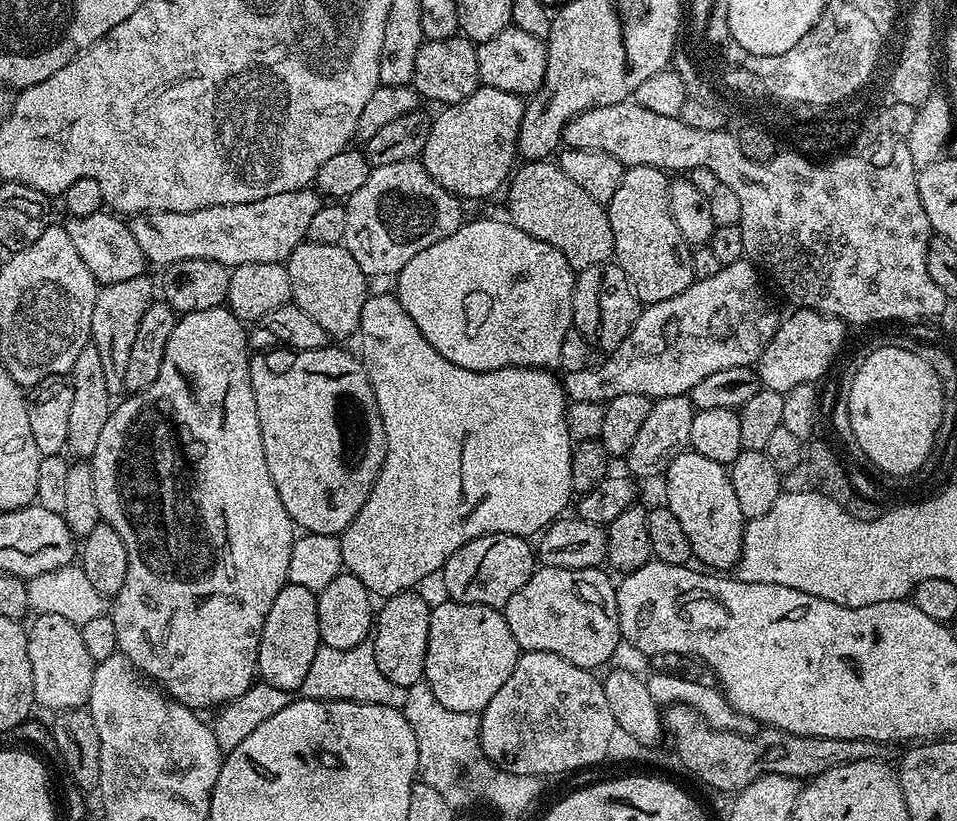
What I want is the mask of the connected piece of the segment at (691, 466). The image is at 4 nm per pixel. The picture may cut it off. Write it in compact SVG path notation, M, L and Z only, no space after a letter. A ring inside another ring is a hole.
M685 450L670 462L666 479L666 507L678 518L686 538L690 538L693 557L700 559L708 570L735 569L743 550L746 521L738 507L729 469L718 462L710 462L710 458L702 458L702 454Z

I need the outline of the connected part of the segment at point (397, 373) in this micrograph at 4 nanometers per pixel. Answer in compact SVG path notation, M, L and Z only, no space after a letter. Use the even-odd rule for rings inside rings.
M392 294L369 295L362 306L359 340L359 355L382 414L388 446L368 501L342 534L342 547L344 568L356 573L369 593L381 592L381 597L387 598L415 589L420 576L416 572L404 572L404 567L414 567L416 556L423 552L428 555L429 566L440 570L458 549L474 538L492 532L532 538L565 515L564 507L574 500L570 482L574 442L566 426L570 401L555 371L503 368L475 372L454 366L454 362L442 358L426 342L414 318L406 314L402 302ZM364 560L373 560L372 573L367 572L368 564Z

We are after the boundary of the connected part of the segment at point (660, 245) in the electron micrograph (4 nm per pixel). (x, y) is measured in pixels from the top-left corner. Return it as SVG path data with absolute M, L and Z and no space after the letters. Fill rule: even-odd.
M654 166L625 167L624 177L614 190L614 198L606 205L610 230L614 234L614 260L628 276L641 305L672 300L694 281L693 249L682 238L674 214L670 214L668 185L670 176L665 169Z

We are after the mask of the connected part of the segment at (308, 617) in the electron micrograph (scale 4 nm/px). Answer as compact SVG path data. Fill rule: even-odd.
M295 582L285 584L278 598L274 598L274 606L270 606L270 614L266 614L266 622L262 626L256 659L259 679L264 679L267 687L296 694L302 682L306 682L310 662L314 662L314 654L322 647L316 598L315 591L306 590L306 586L298 586Z

